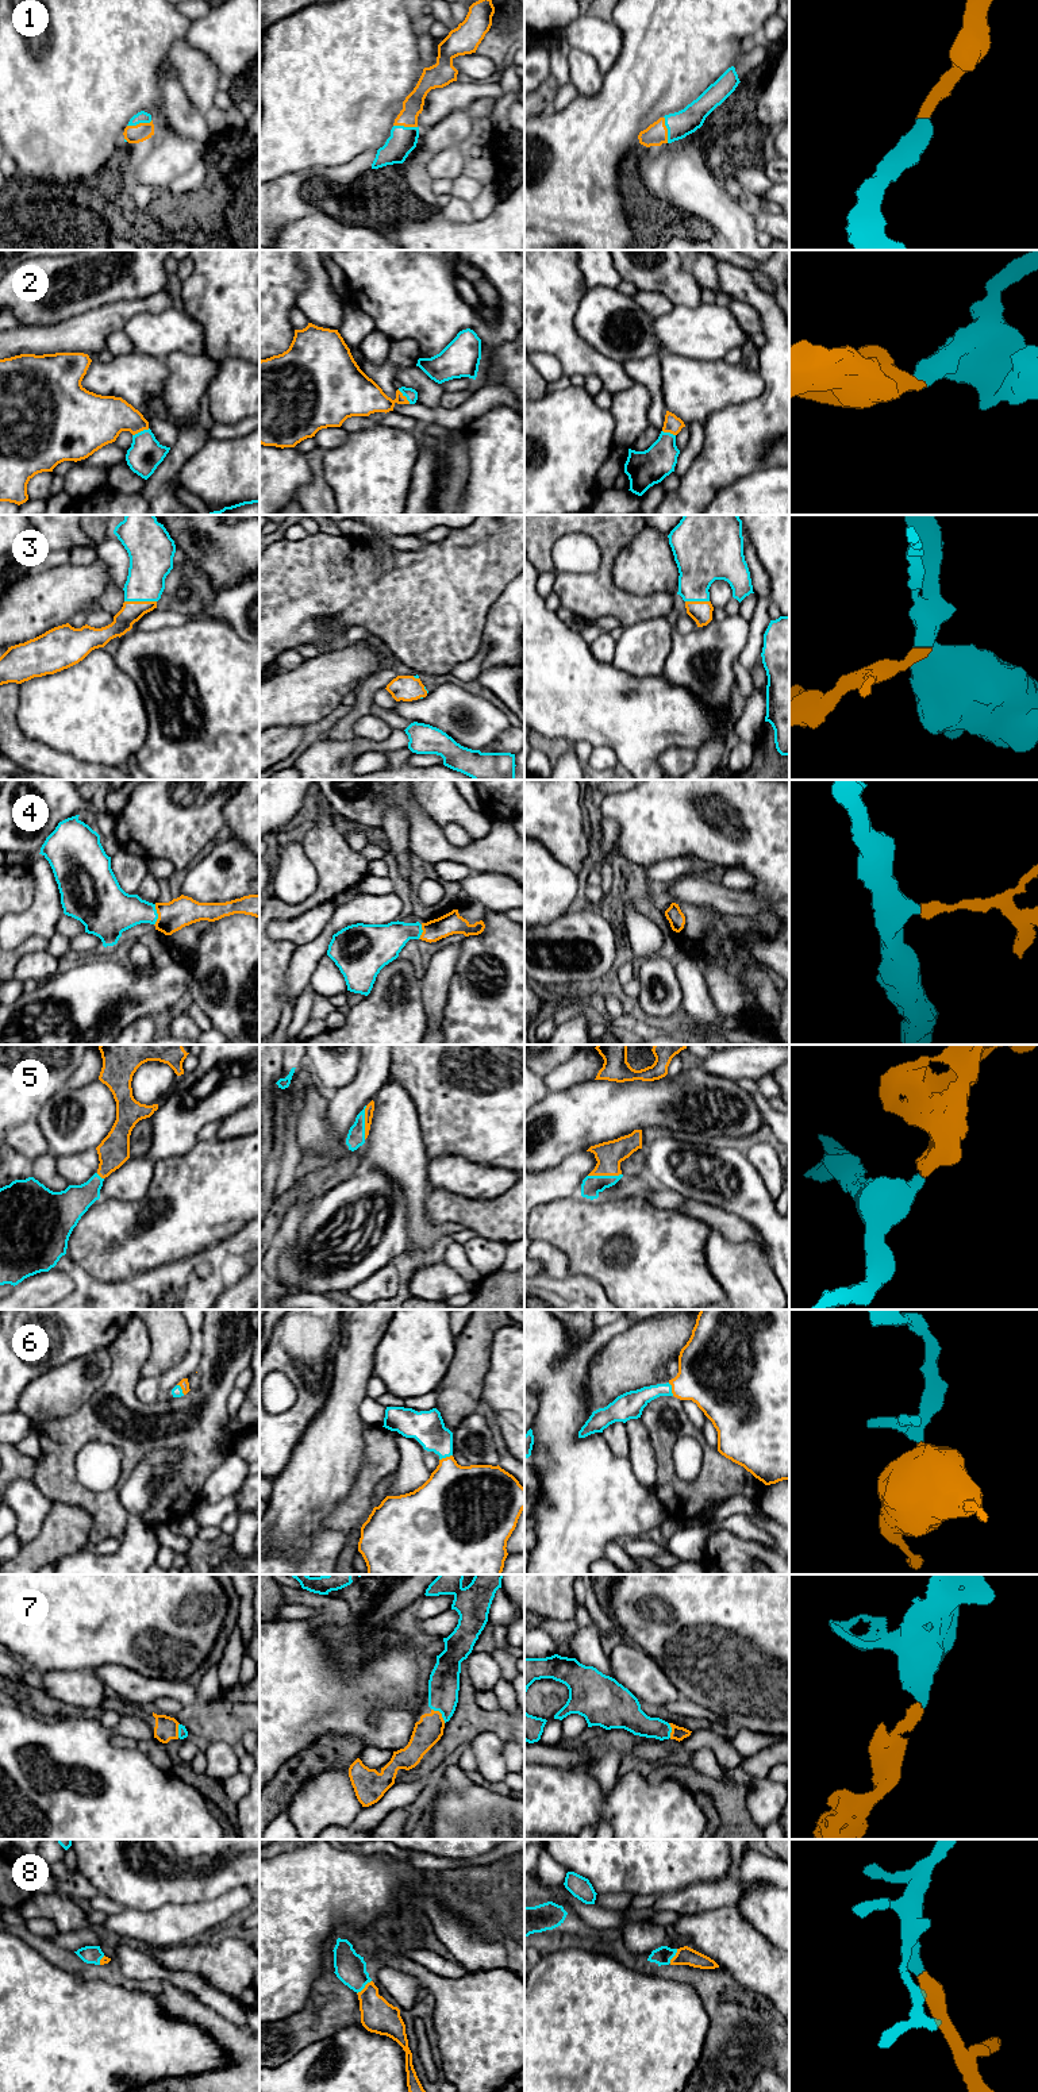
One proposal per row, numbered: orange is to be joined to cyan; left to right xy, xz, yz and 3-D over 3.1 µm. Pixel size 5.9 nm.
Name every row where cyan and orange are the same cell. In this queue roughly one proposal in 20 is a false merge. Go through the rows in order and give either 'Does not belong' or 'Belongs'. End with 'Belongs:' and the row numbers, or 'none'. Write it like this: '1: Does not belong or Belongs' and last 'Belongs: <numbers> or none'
1: Belongs
2: Belongs
3: Belongs
4: Belongs
5: Belongs
6: Belongs
7: Belongs
8: Belongs
Belongs: 1, 2, 3, 4, 5, 6, 7, 8

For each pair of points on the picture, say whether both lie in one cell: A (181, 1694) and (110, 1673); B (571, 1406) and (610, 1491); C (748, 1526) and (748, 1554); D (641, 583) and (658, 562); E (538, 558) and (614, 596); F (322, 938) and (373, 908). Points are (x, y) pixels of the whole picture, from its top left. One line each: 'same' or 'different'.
A: same
B: same
C: different
D: same
E: same
F: same

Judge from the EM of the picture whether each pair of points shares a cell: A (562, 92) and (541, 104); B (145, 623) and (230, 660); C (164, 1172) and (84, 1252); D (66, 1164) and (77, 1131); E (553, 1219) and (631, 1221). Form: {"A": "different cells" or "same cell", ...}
{"A": "different cells", "B": "different cells", "C": "same cell", "D": "different cells", "E": "same cell"}

